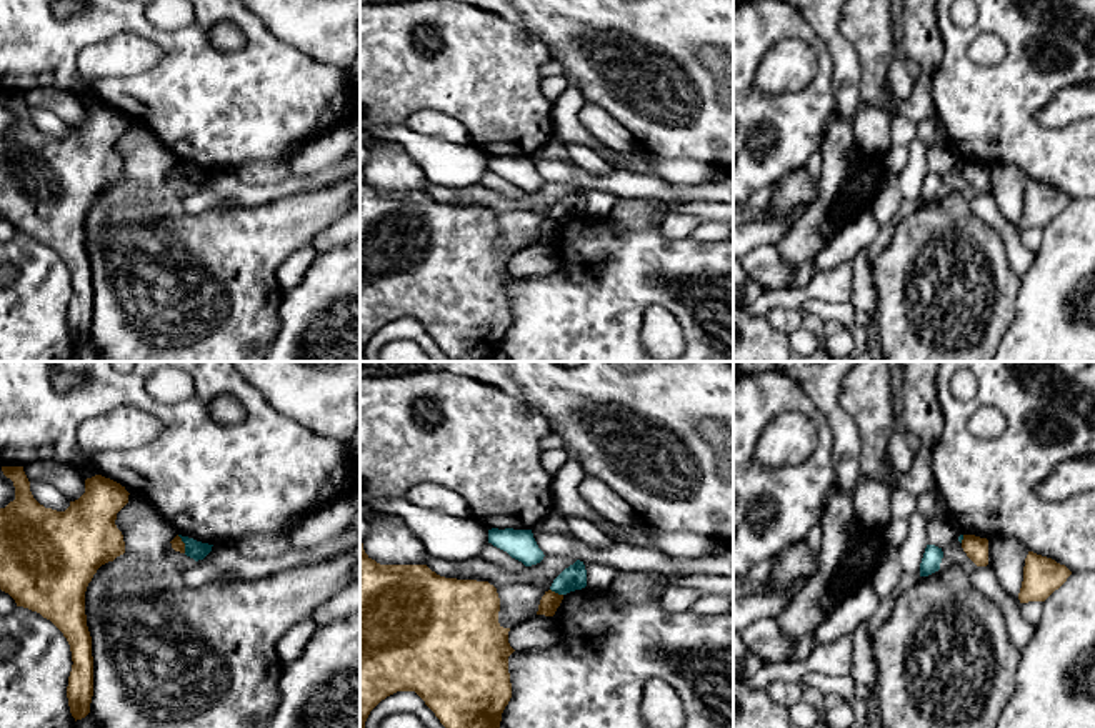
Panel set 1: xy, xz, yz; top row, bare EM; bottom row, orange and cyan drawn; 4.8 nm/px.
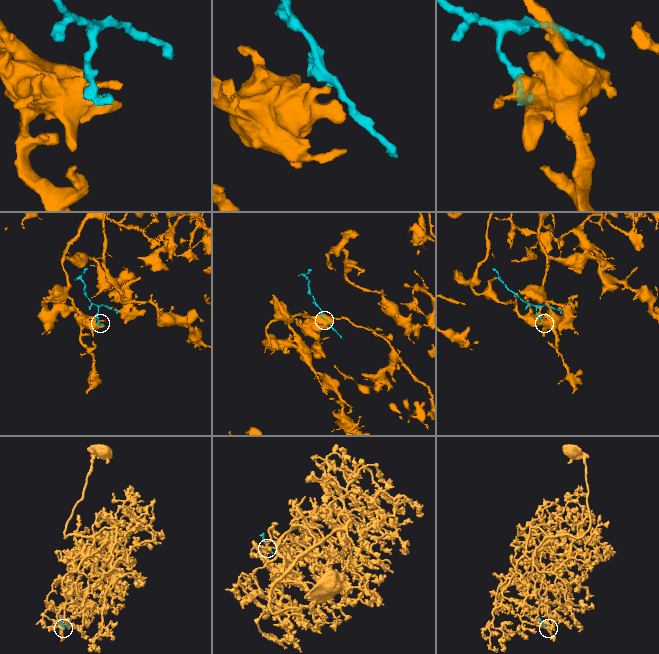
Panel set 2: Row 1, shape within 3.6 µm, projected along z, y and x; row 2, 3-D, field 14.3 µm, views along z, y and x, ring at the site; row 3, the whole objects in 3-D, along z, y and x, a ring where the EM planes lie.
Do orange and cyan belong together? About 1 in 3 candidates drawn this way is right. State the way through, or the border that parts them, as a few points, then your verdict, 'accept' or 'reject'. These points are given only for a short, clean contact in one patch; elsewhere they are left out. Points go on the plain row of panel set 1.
along xy (177, 162), (185, 179) | reject

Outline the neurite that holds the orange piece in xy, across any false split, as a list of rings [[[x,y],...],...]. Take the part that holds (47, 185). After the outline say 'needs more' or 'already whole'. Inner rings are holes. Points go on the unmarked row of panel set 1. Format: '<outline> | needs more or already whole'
[[[2,93],[2,98],[13,108],[15,127],[0,135],[0,217],[8,220],[17,233],[50,247],[67,265],[73,288],[67,325],[77,348],[90,340],[93,323],[93,283],[85,218],[102,192],[125,180],[123,162],[115,147],[128,130],[130,120],[120,110],[95,102],[85,107],[85,120],[78,127],[70,128],[65,138],[57,138],[33,125],[23,93]]] | already whole

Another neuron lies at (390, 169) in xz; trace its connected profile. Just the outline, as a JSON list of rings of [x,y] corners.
[[[395,142],[370,150],[370,160],[362,167],[368,185],[380,192],[425,192],[423,170],[408,152]]]

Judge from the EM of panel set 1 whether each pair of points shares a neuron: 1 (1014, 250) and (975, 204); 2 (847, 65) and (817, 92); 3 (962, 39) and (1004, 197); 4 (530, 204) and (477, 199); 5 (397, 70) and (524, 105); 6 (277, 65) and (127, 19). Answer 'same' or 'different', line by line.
1: same
2: different
3: different
4: same
5: same
6: same

